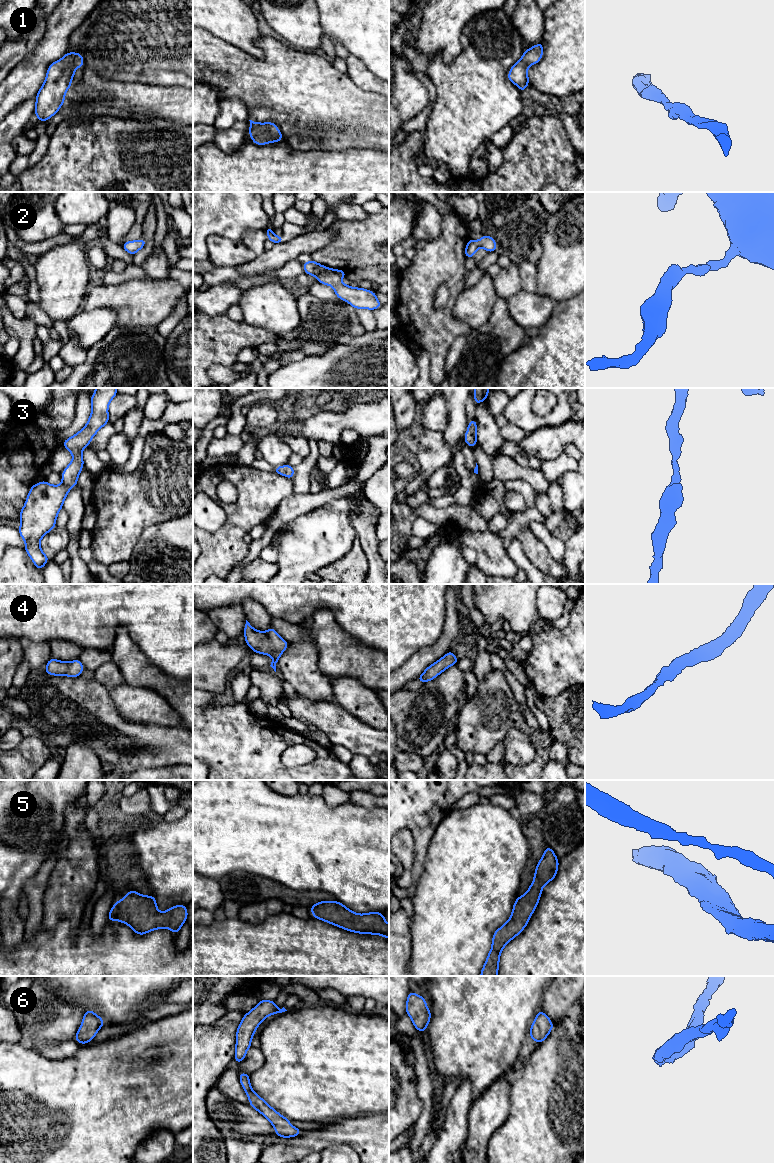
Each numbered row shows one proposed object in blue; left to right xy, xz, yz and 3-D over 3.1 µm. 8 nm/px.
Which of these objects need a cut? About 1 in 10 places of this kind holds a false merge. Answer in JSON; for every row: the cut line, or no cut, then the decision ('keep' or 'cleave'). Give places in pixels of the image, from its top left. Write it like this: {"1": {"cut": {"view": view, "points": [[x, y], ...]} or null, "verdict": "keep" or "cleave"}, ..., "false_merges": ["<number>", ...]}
{"1": {"cut": null, "verdict": "keep"}, "2": {"cut": null, "verdict": "keep"}, "3": {"cut": null, "verdict": "keep"}, "4": {"cut": null, "verdict": "keep"}, "5": {"cut": null, "verdict": "keep"}, "6": {"cut": null, "verdict": "keep"}, "false_merges": []}

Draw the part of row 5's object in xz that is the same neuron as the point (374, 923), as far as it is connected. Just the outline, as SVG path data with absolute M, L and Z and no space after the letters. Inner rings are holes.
M318 901L310 906L315 919L338 926L350 932L381 935L389 939L389 924L380 912L357 914L338 901Z

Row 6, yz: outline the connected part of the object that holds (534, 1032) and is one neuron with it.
M539 1010L535 1016L534 1023L531 1025L529 1035L533 1041L541 1043L547 1038L553 1028L554 1025L549 1017L544 1012Z

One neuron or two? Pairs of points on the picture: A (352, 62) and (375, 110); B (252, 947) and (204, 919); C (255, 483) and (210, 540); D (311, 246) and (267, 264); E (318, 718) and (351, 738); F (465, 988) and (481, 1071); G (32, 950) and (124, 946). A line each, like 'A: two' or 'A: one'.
A: two
B: two
C: one
D: one
E: one
F: one
G: one

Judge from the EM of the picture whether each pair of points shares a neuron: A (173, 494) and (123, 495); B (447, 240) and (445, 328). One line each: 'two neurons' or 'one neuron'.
A: one neuron
B: one neuron

